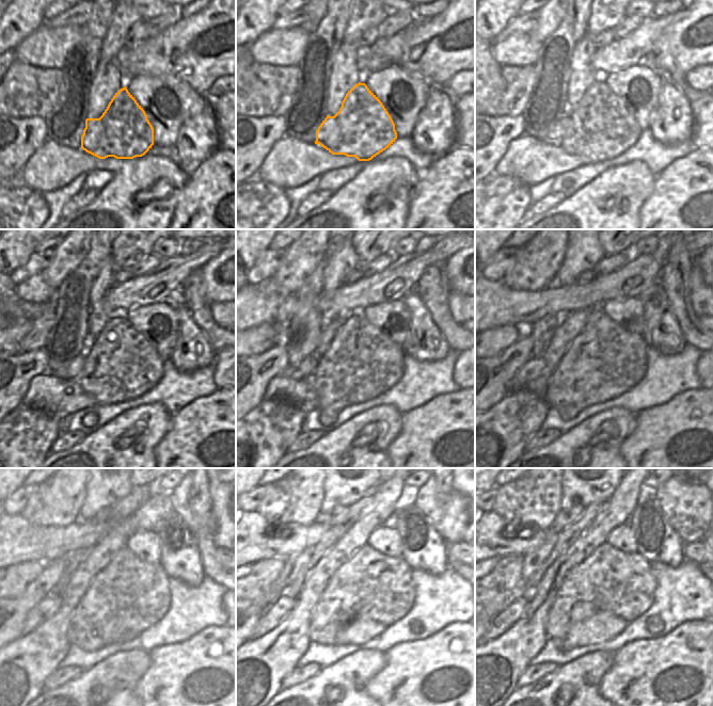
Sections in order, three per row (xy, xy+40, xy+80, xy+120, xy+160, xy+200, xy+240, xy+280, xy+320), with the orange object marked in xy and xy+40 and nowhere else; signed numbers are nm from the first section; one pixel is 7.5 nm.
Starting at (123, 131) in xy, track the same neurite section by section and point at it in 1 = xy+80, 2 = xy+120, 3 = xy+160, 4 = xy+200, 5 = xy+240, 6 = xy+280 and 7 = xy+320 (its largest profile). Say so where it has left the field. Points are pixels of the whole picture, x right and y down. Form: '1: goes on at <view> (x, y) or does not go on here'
1: goes on at xy+80 (600, 127)
2: goes on at xy+120 (121, 365)
3: goes on at xy+160 (361, 363)
4: goes on at xy+200 (605, 360)
5: goes on at xy+240 (128, 596)
6: goes on at xy+280 (370, 586)
7: goes on at xy+320 (612, 580)

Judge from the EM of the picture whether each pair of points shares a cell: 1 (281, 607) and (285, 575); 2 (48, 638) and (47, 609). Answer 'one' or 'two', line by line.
1: two
2: two

